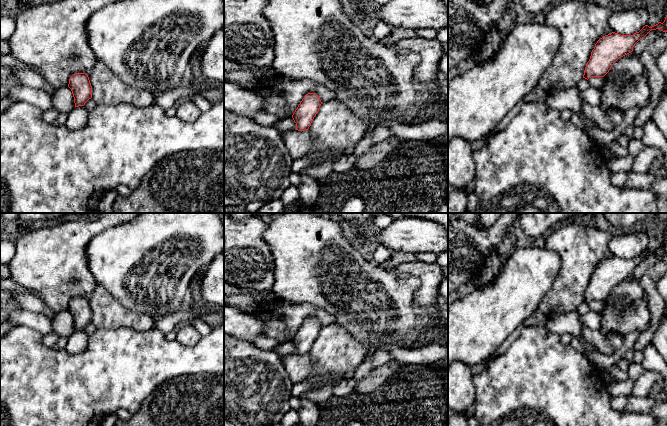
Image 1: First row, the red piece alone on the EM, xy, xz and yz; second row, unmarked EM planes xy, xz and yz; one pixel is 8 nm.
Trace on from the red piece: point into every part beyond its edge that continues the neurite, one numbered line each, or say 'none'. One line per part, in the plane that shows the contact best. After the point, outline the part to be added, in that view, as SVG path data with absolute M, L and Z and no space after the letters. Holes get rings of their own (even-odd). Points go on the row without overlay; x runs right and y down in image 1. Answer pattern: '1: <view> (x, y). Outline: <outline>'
none

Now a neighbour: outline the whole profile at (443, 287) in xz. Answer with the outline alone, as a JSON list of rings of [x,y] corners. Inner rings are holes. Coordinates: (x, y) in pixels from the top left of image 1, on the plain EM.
[[[443,277],[439,285],[439,295],[443,301],[448,301],[448,277]]]

